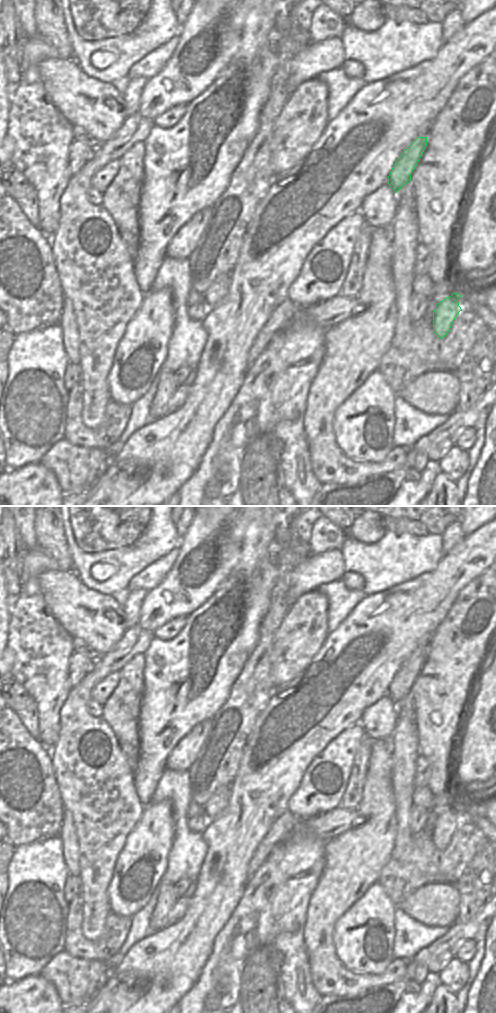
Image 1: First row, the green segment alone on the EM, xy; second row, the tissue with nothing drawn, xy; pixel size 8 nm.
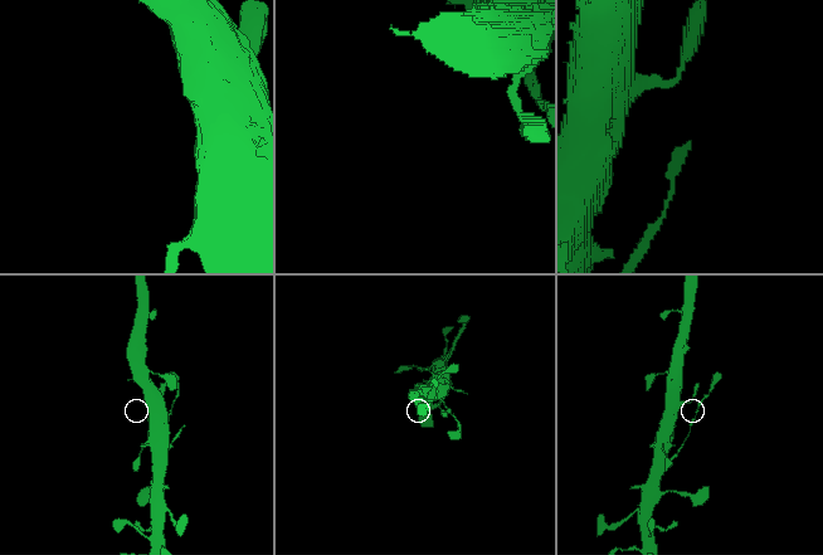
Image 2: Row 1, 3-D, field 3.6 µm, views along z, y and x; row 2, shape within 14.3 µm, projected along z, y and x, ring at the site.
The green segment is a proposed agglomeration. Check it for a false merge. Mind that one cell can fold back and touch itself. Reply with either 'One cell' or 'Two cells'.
One cell.

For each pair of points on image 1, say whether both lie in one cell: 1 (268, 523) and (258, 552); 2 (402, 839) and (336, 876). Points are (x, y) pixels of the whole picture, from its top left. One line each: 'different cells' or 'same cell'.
1: same cell
2: different cells

